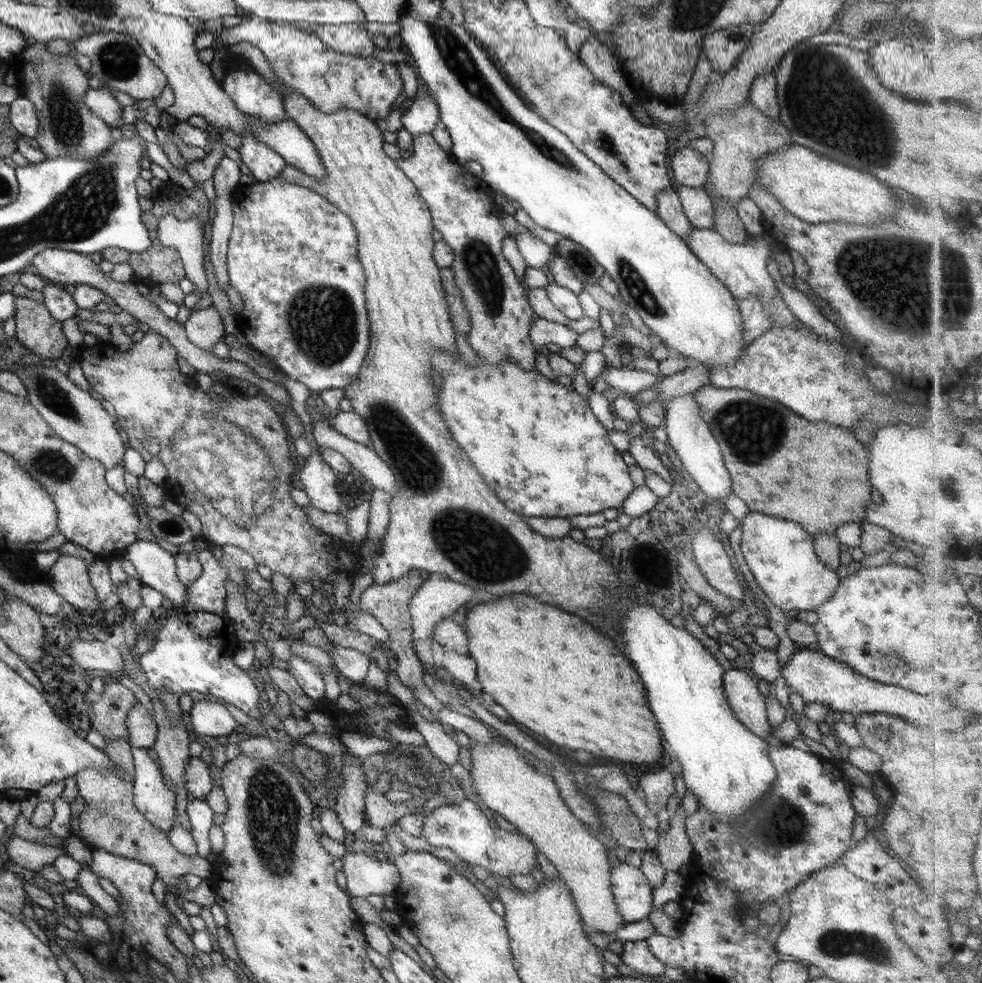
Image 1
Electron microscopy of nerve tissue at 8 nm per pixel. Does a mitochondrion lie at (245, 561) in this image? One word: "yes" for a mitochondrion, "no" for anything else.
no

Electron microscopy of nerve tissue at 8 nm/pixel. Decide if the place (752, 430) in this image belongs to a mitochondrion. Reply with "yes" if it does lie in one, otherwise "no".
yes

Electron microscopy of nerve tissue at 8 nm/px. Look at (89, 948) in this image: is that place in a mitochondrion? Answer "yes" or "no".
no

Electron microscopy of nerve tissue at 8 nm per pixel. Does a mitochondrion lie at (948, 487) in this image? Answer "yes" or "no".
yes

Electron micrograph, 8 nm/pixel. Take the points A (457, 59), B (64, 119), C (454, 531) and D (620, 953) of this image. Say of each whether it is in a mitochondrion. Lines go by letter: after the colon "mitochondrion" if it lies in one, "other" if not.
A: mitochondrion
B: mitochondrion
C: mitochondrion
D: other

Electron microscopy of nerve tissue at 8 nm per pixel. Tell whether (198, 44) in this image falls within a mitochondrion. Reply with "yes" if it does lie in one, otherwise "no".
no

